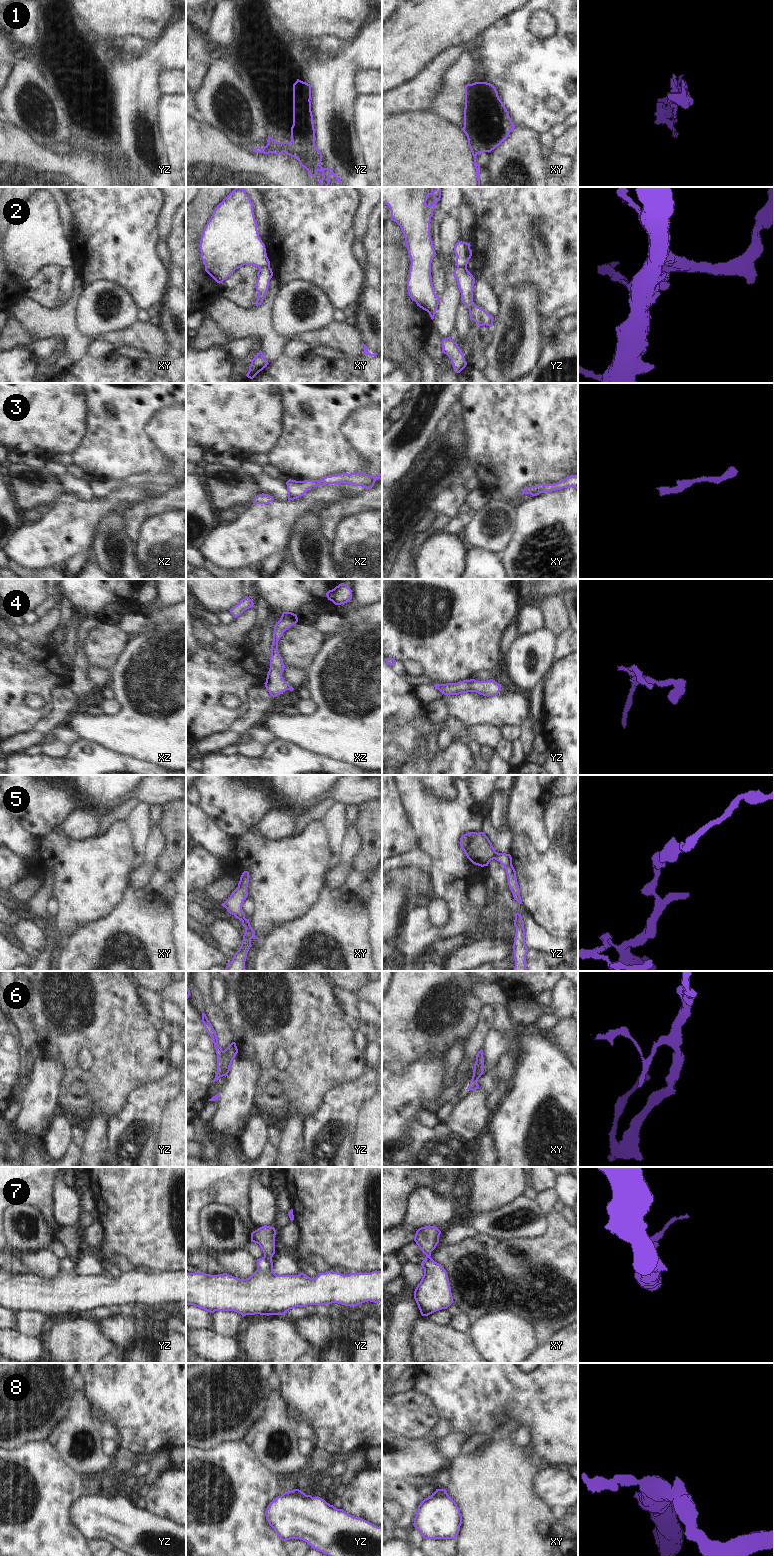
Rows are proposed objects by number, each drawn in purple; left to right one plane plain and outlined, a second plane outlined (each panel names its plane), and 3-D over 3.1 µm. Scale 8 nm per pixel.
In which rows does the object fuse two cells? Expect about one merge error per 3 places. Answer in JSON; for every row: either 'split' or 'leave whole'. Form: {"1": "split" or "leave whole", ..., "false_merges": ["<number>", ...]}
{"1": "split", "2": "split", "3": "leave whole", "4": "leave whole", "5": "leave whole", "6": "split", "7": "split", "8": "split", "false_merges": ["1", "2", "6", "7", "8"]}

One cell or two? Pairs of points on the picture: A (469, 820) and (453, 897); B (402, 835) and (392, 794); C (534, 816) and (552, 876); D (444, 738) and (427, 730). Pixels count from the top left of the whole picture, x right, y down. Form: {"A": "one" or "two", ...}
{"A": "one", "B": "one", "C": "two", "D": "two"}

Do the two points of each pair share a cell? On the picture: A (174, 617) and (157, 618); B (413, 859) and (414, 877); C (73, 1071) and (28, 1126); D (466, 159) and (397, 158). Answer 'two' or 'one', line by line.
A: one
B: two
C: two
D: one

